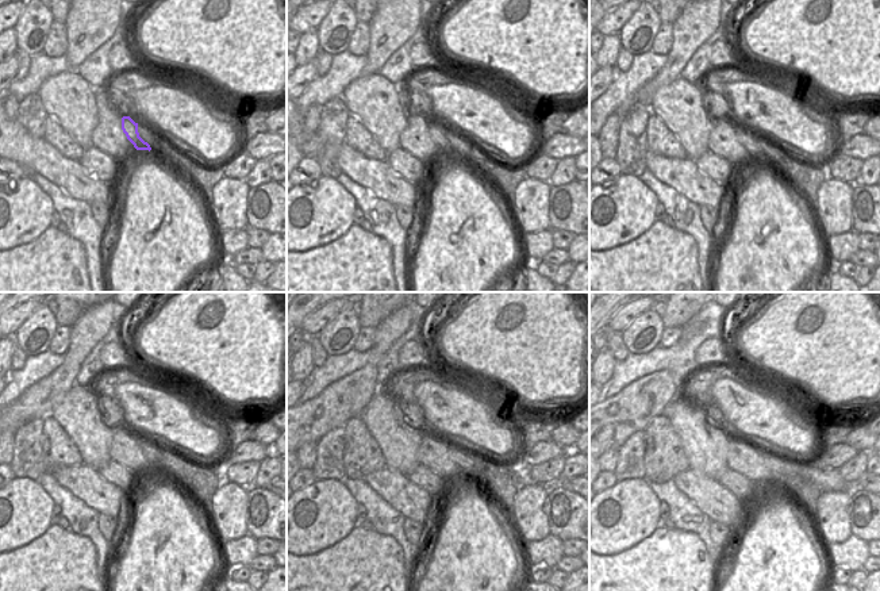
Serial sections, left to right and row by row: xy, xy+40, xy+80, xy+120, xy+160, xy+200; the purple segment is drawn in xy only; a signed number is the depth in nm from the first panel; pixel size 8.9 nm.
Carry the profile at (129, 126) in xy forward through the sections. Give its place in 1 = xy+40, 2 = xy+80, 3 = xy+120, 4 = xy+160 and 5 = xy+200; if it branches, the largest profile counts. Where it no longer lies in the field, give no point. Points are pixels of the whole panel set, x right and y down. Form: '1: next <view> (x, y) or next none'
1: next xy+40 (437, 133)
2: next xy+80 (749, 141)
3: next xy+120 (149, 448)
4: next xy+160 (457, 455)
5: next xy+200 (826, 479)

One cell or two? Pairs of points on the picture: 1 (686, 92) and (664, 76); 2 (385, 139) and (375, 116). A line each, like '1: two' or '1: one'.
1: two
2: one

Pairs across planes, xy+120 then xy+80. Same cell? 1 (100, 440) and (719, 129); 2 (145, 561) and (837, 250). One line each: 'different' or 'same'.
1: different
2: different

